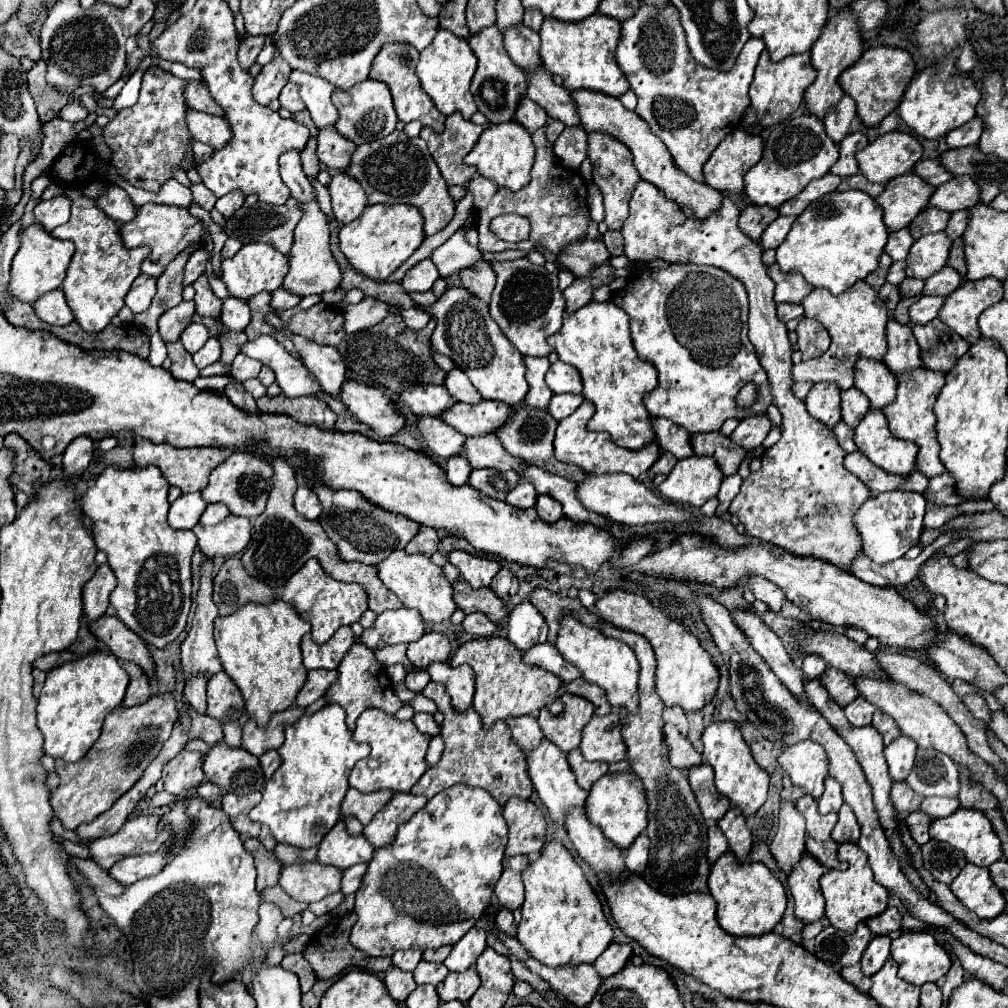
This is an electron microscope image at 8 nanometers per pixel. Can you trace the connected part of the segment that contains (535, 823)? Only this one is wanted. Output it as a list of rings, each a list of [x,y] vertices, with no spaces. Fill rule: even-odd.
[[[513,796],[503,806],[503,816],[509,826],[509,842],[505,848],[507,858],[541,852],[545,844],[547,824],[541,808],[535,802]]]

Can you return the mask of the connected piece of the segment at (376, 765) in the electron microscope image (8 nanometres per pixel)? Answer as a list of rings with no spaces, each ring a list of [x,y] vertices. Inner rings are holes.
[[[367,708],[365,714],[357,718],[357,728],[353,732],[355,742],[367,742],[371,746],[371,756],[367,762],[357,762],[351,770],[349,784],[361,792],[375,792],[389,788],[393,792],[409,792],[413,784],[425,774],[425,754],[431,736],[421,734],[411,720],[397,720],[393,714],[385,714],[377,708]],[[377,758],[377,759],[375,759]],[[381,762],[381,764],[380,764]]]

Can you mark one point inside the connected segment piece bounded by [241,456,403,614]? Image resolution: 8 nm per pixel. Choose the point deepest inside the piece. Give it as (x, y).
(283, 541)

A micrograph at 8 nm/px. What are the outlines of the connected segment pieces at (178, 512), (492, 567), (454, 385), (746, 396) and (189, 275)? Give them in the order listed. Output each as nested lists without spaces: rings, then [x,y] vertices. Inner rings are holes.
[[[199,492],[193,494],[181,494],[169,510],[169,526],[175,530],[187,530],[193,528],[199,522],[199,516],[207,508],[207,502],[201,498]]]
[[[453,550],[449,556],[449,562],[455,564],[461,572],[461,578],[467,580],[473,588],[489,586],[493,576],[501,570],[501,564],[495,560],[489,560],[485,556],[475,556],[463,550]]]
[[[453,368],[451,372],[447,372],[443,386],[449,390],[449,394],[455,400],[461,400],[461,402],[467,402],[467,404],[475,404],[475,402],[481,400],[481,394],[473,388],[473,384],[465,376],[465,372],[461,372],[459,368]]]
[[[745,384],[741,392],[737,394],[737,406],[739,408],[749,408],[757,400],[757,386],[755,384]]]
[[[195,250],[189,256],[189,260],[187,260],[185,268],[183,268],[183,286],[193,284],[193,280],[197,280],[201,276],[201,272],[205,272],[207,258],[209,258],[209,254],[205,250]]]

